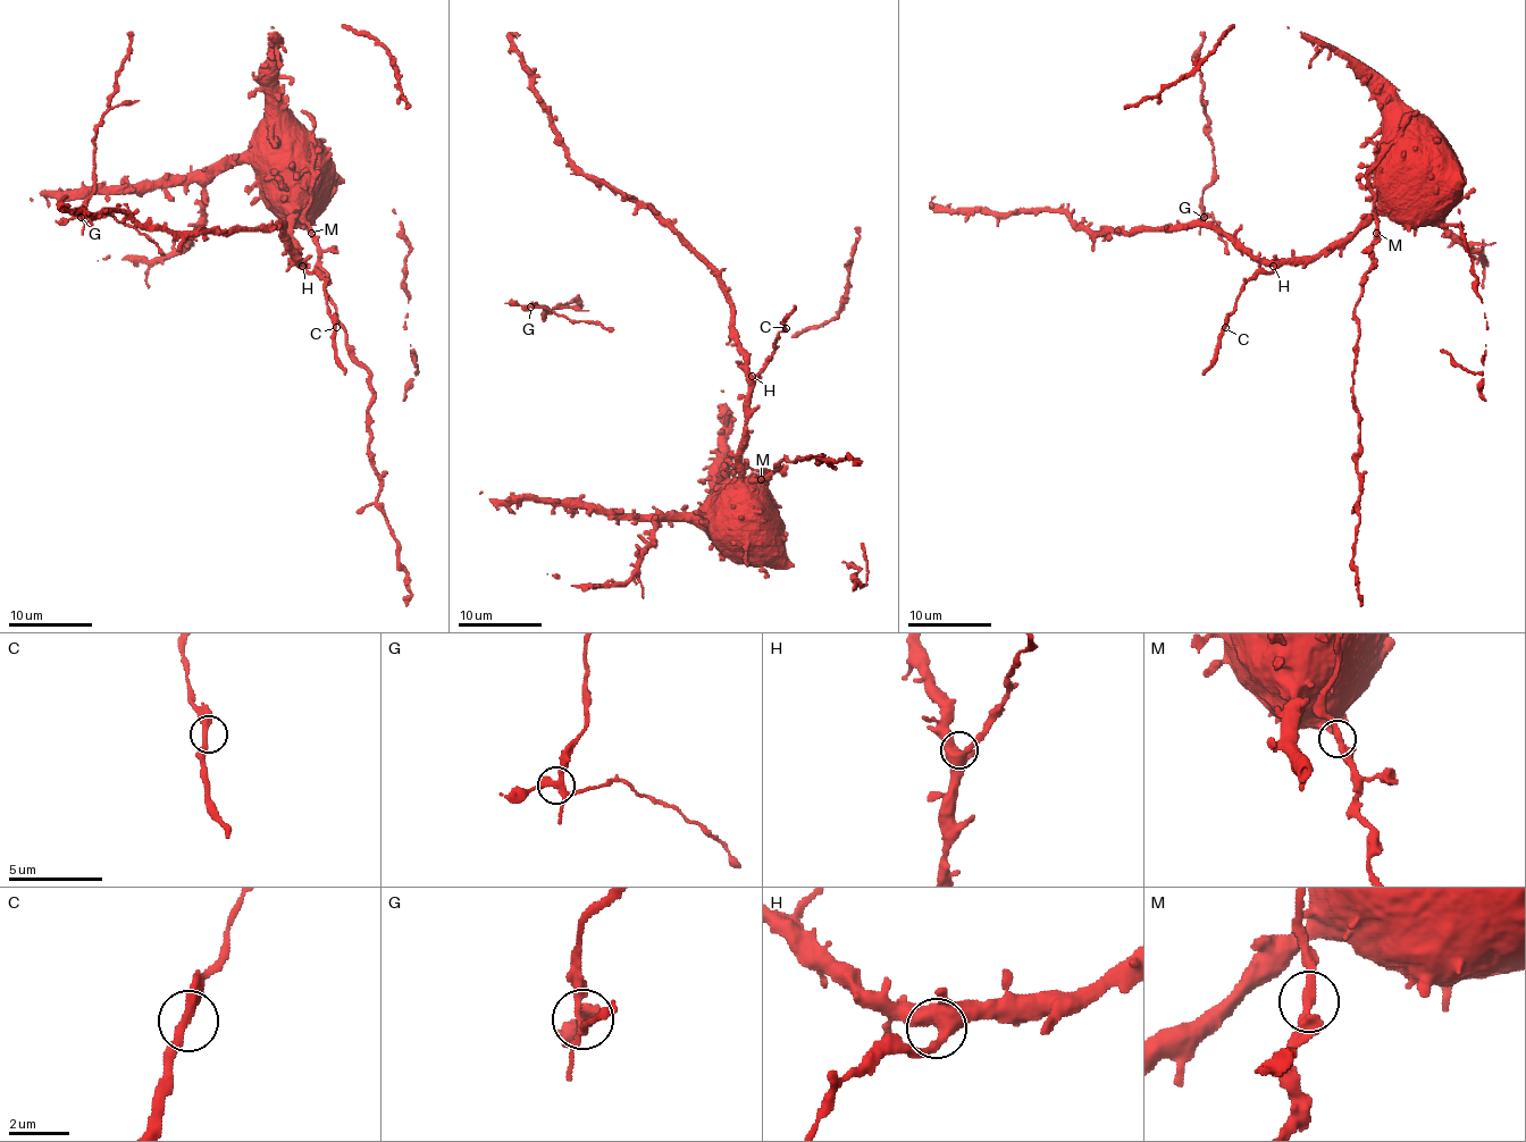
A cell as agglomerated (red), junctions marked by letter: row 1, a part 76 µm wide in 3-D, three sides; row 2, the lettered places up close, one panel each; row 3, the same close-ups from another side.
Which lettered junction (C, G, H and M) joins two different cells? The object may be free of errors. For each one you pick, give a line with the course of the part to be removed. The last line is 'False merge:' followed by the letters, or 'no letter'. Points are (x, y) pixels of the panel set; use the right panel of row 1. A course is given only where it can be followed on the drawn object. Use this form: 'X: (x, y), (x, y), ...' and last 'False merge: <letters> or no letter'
G: (1204, 218), (1213, 216), (1226, 253)
False merge: G

